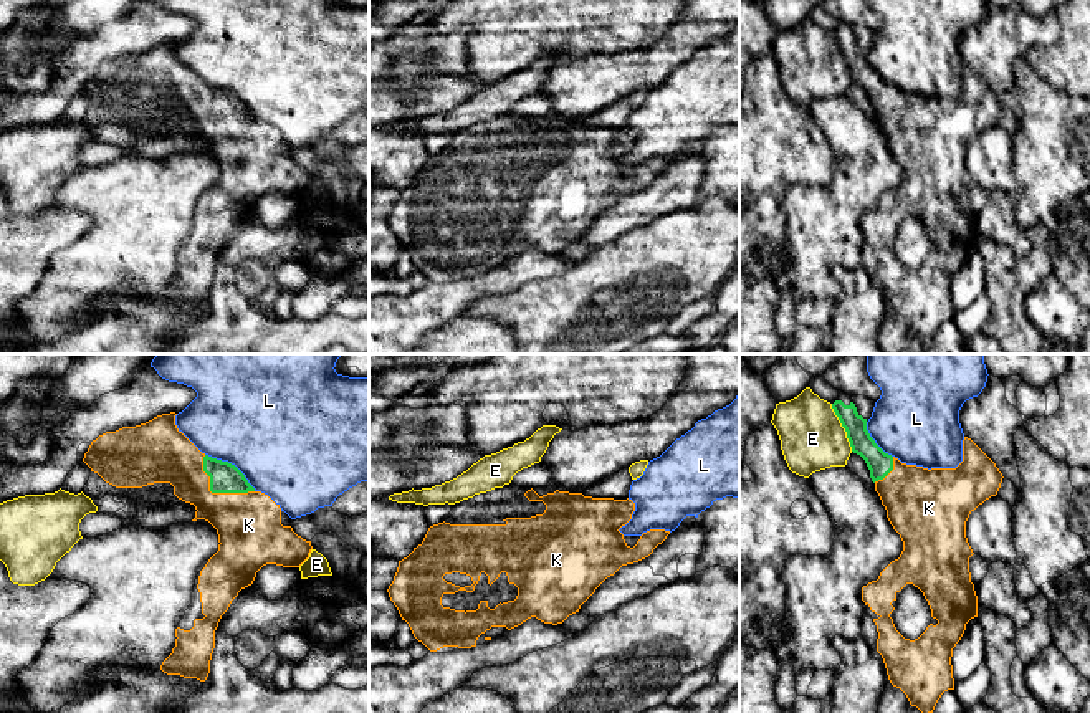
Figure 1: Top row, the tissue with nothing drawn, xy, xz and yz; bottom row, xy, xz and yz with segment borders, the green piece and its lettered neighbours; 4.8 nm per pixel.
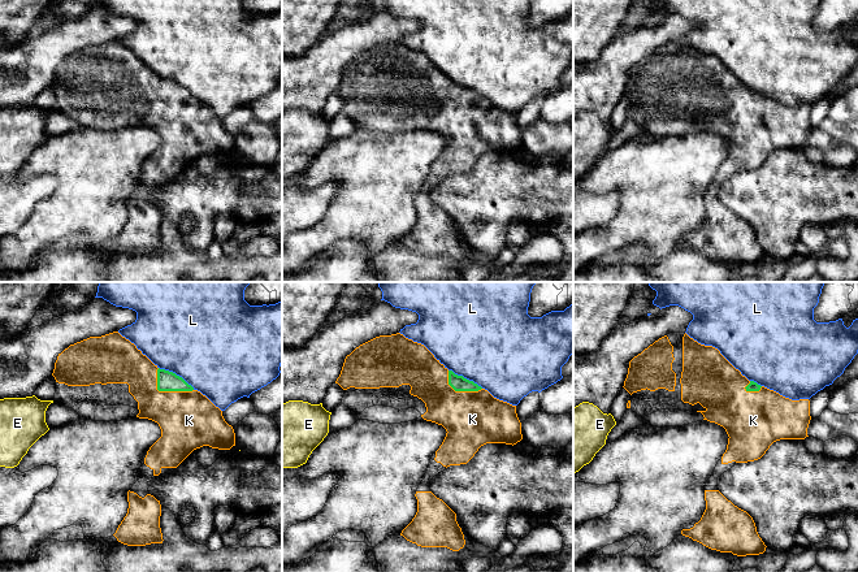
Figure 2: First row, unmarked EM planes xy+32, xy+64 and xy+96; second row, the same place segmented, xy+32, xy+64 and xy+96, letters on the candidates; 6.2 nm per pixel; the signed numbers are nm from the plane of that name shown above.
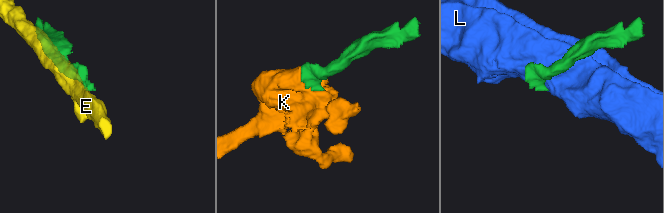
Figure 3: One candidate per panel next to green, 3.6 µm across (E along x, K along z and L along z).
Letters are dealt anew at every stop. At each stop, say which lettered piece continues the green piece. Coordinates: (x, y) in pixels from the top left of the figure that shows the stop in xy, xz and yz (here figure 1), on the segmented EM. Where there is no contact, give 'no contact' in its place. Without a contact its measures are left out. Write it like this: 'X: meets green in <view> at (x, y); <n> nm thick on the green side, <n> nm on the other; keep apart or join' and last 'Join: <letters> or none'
E: meets green in yz at (842, 425); 120 nm thick on the green side, 320 nm on the other; keep apart
K: meets green in xy at (215, 492); 140 nm thick on the green side, 320 nm on the other; join
L: meets green in xy at (230, 464); 140 nm thick on the green side, 500 nm on the other; keep apart
Join: K

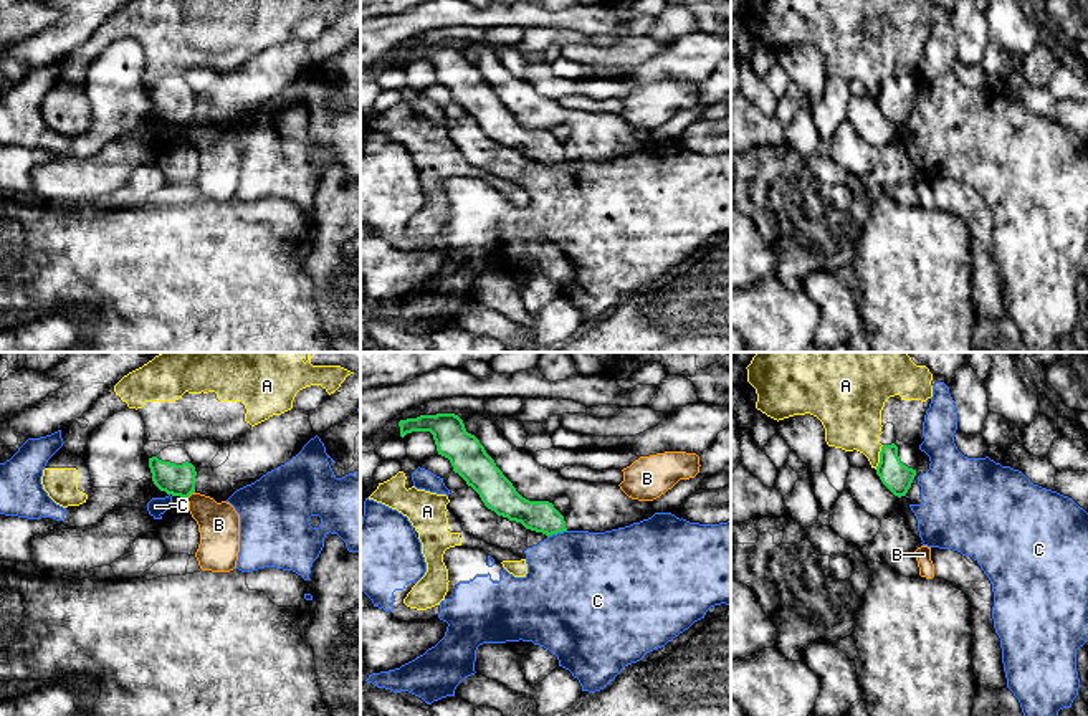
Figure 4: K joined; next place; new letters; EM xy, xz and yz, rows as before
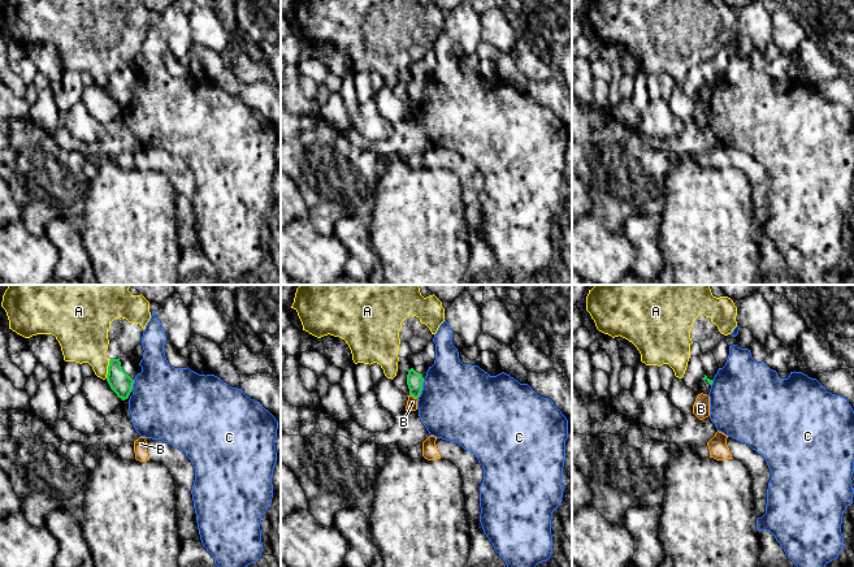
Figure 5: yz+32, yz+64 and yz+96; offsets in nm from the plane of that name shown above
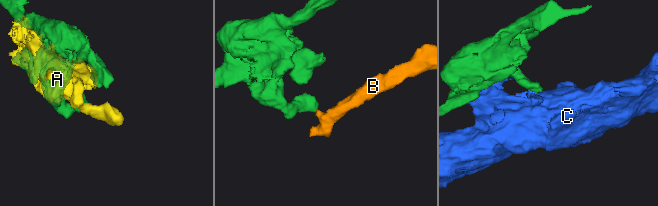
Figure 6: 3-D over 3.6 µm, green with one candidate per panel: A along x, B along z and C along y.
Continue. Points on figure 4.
A: meets green in yz at (880, 457); 140 nm thick on the green side, 280 nm on the other; keep apart
B: meets green in xy at (190, 493); 160 nm thick on the green side, 200 nm on the other; keep apart
C: meets green in xz at (556, 533); 160 nm thick on the green side, 480 nm on the other; keep apart
Join: none

